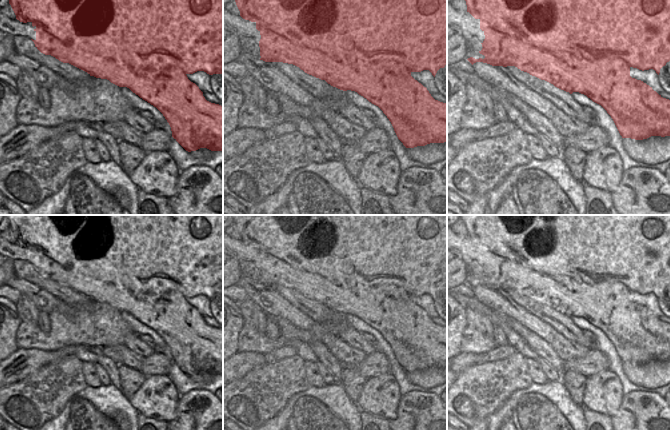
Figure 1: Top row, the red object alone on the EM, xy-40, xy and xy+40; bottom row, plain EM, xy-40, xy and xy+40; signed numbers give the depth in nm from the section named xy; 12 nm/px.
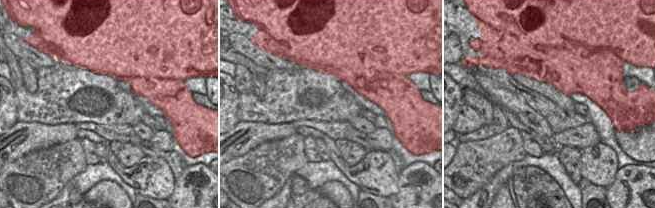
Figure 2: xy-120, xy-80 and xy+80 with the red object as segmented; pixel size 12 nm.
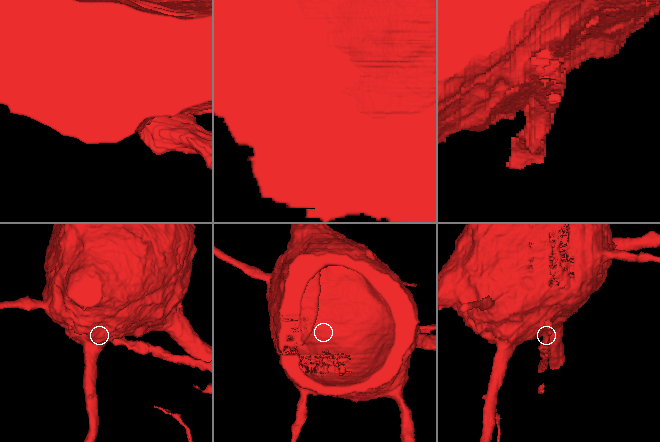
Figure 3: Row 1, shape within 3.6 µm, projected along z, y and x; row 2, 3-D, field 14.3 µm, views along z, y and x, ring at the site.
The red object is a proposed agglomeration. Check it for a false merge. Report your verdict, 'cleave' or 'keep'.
cleave

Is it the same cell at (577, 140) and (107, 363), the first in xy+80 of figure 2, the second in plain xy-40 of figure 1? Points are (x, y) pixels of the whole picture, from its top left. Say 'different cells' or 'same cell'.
different cells

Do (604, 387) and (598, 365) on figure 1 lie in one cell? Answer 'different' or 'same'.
different

